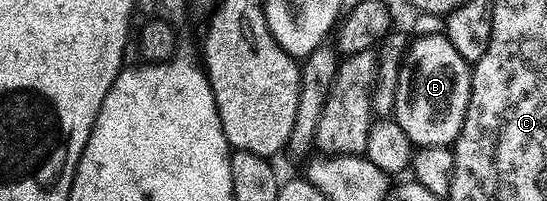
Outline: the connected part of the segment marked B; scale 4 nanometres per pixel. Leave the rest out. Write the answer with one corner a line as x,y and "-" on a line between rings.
445,33
426,34
423,38
415,37
410,43
410,48
406,52
405,58
402,60
401,66
398,68
398,86
394,89
394,100
392,103
393,121
400,124
400,128
404,128
404,132
408,132
408,136
413,140
415,147
423,146
448,146
453,147
454,141
460,136
460,128
464,124
464,116
468,112
468,104
470,103
470,76
472,73
471,63
464,60
464,56
460,56
460,52
456,52
456,48
452,48
452,44
446,39

